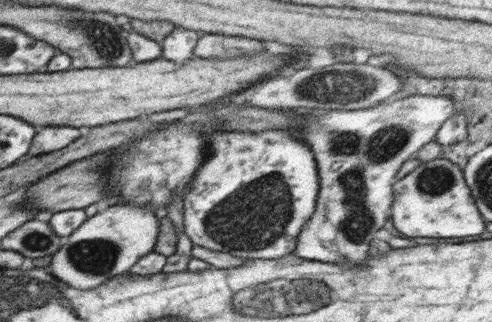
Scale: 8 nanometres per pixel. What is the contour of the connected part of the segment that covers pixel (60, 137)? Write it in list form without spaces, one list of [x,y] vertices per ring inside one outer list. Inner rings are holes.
[[[52,125],[36,129],[28,152],[32,157],[64,148],[81,136],[79,128],[70,125]]]

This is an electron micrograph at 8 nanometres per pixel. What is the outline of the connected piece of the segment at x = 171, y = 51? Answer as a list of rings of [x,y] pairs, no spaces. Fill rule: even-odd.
[[[178,26],[177,30],[171,32],[161,42],[162,58],[184,65],[186,61],[195,57],[194,47],[199,37],[199,31],[186,30]]]

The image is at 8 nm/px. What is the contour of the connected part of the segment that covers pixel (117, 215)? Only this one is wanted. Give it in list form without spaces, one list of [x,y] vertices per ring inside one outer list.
[[[115,204],[84,221],[53,254],[50,274],[78,290],[96,288],[130,270],[145,254],[154,251],[160,220],[155,211],[135,204]]]

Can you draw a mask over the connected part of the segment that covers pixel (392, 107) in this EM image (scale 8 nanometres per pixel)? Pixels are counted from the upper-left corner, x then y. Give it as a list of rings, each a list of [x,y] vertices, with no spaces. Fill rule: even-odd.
[[[409,96],[368,110],[290,109],[303,118],[306,128],[300,138],[312,148],[320,178],[316,212],[300,231],[296,256],[344,266],[366,262],[370,240],[390,218],[396,173],[454,115],[454,98]],[[356,216],[362,220],[354,220]]]

